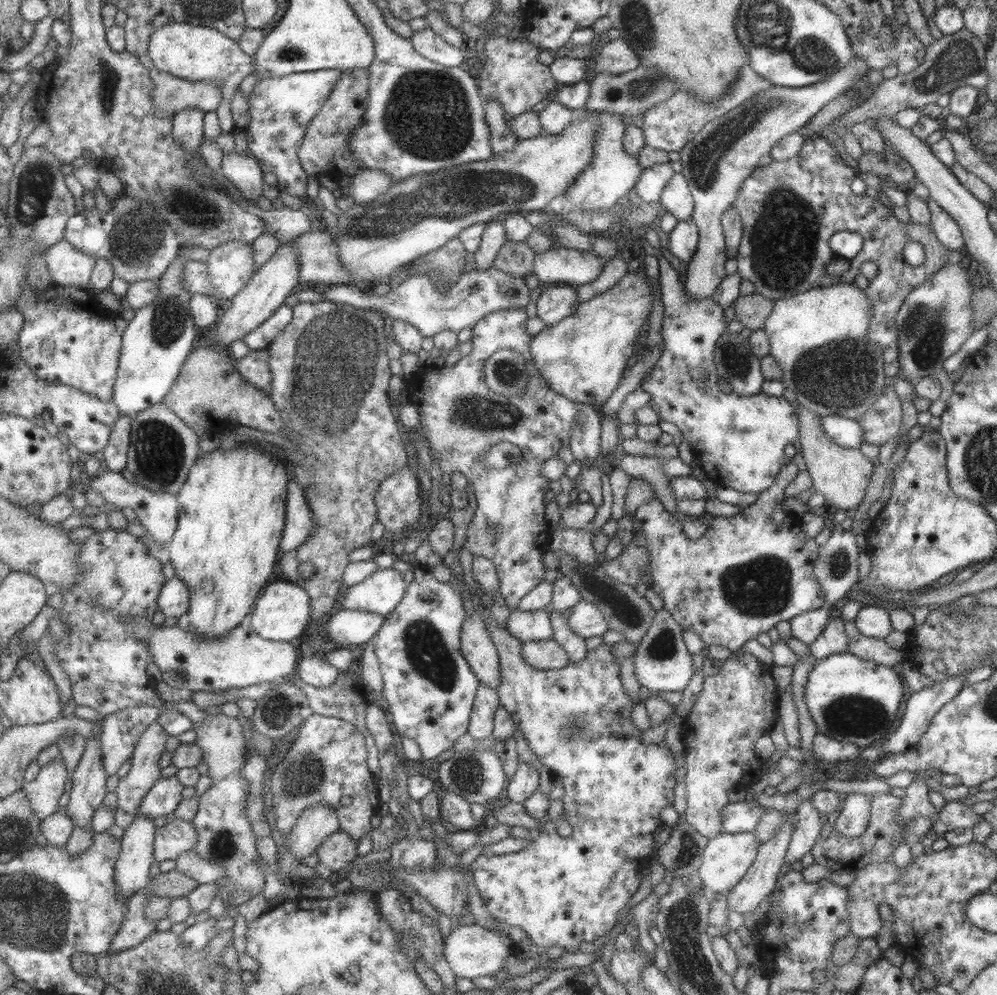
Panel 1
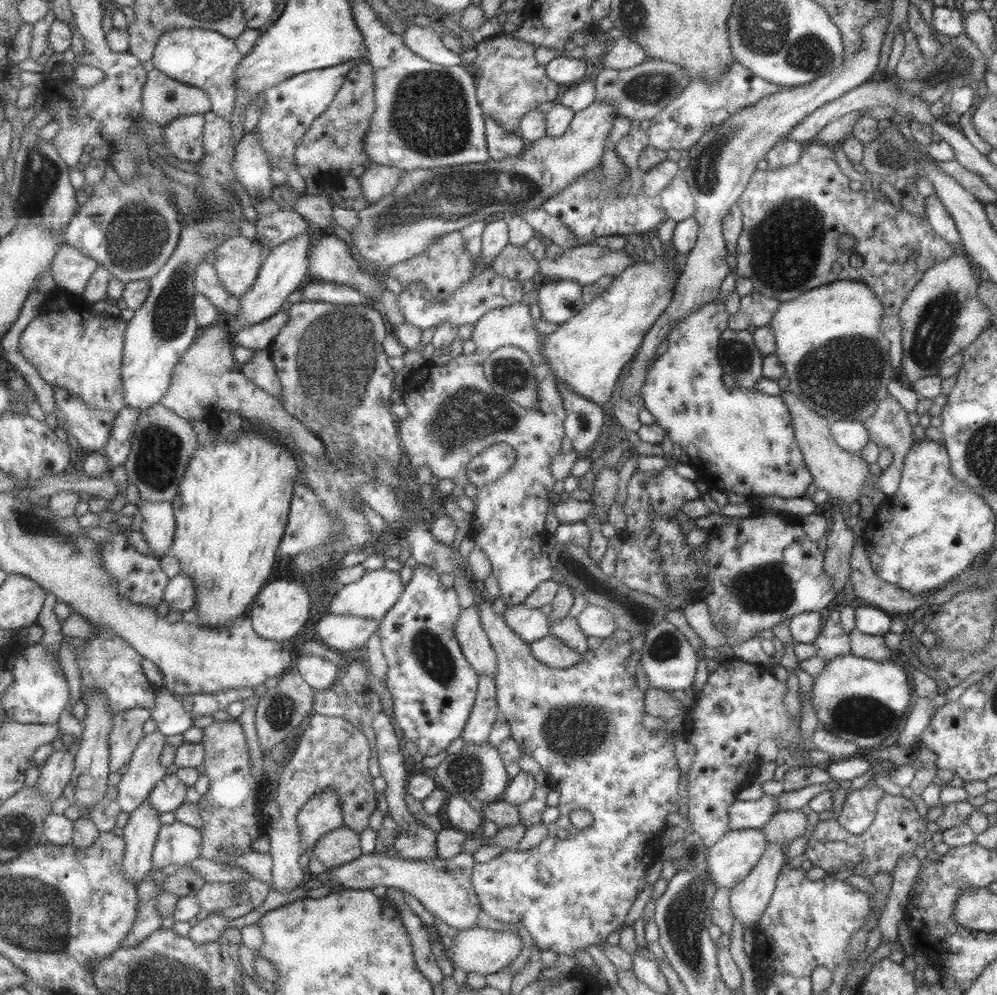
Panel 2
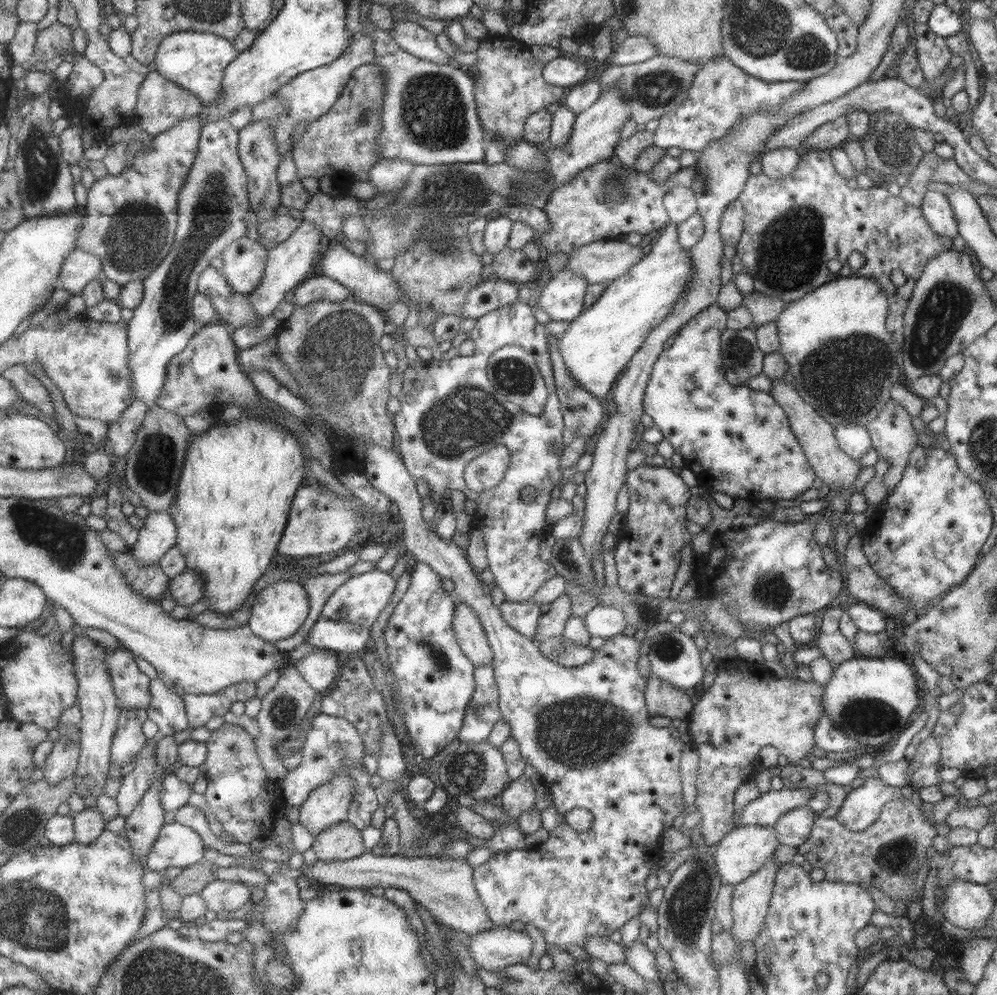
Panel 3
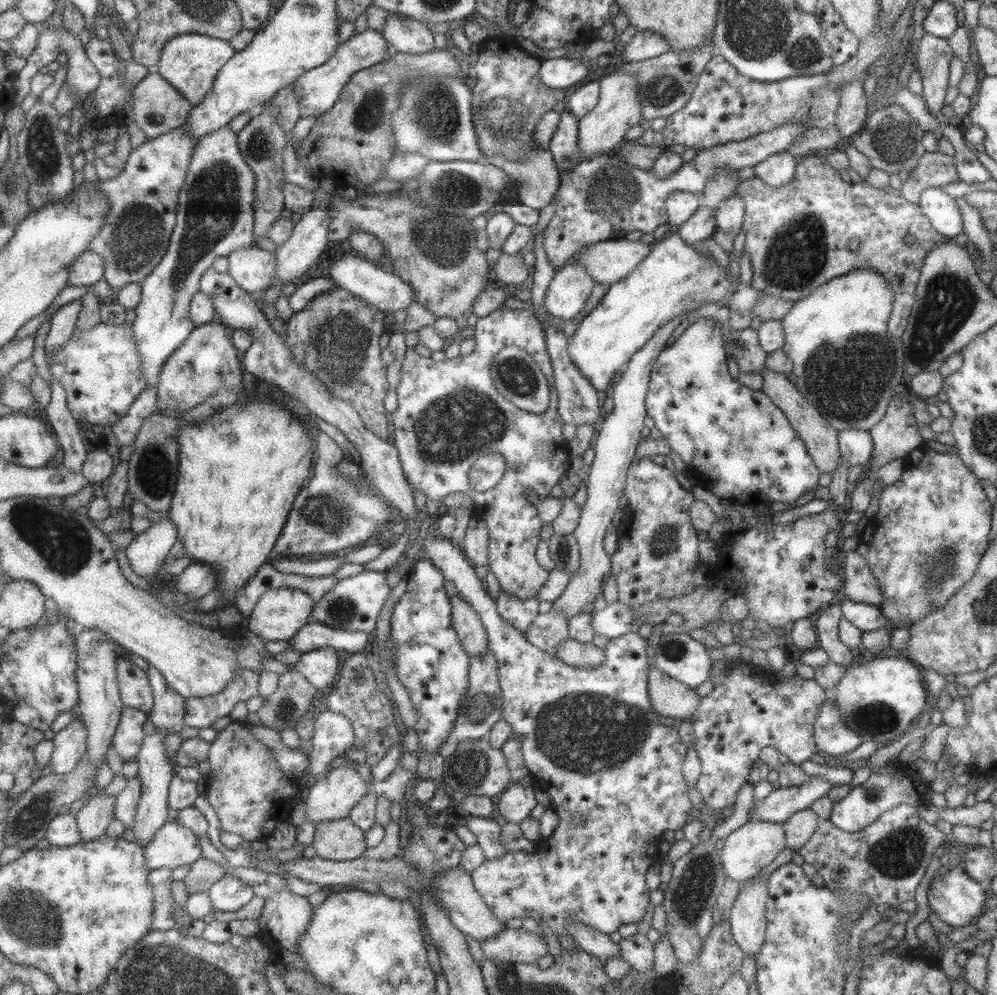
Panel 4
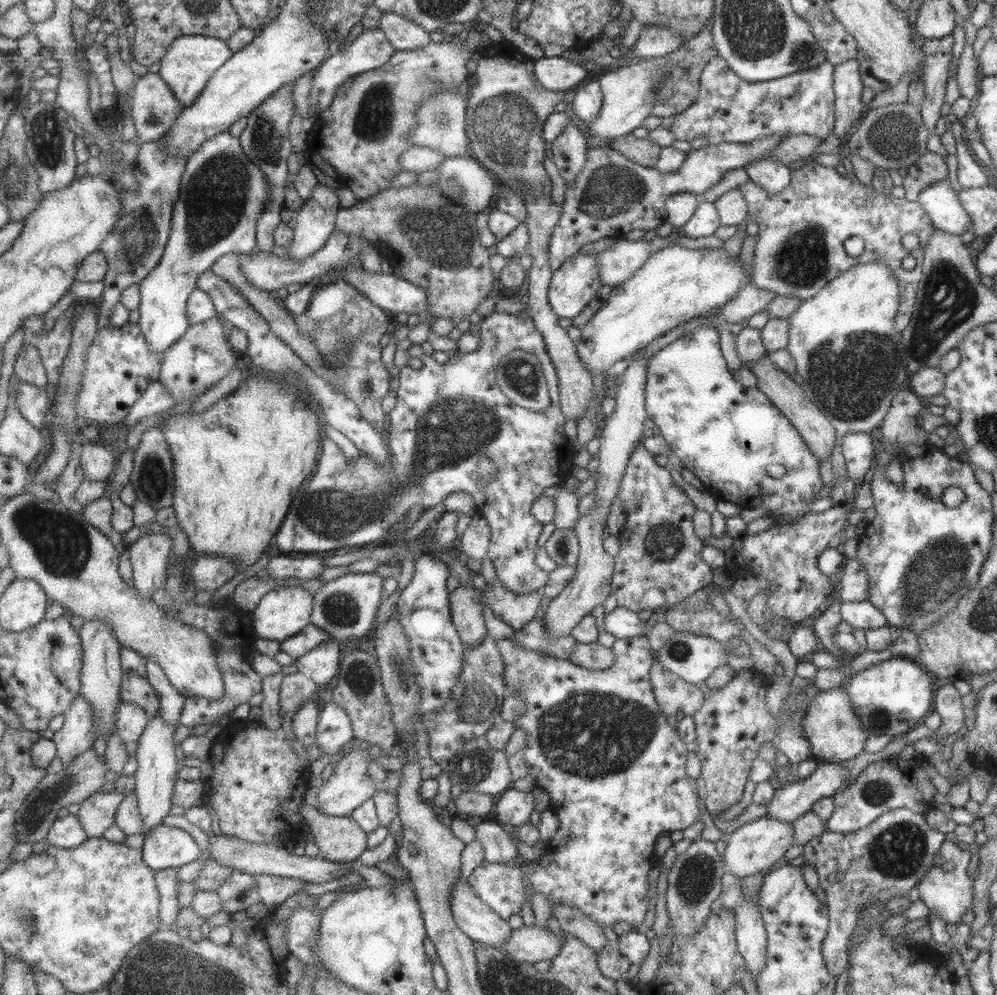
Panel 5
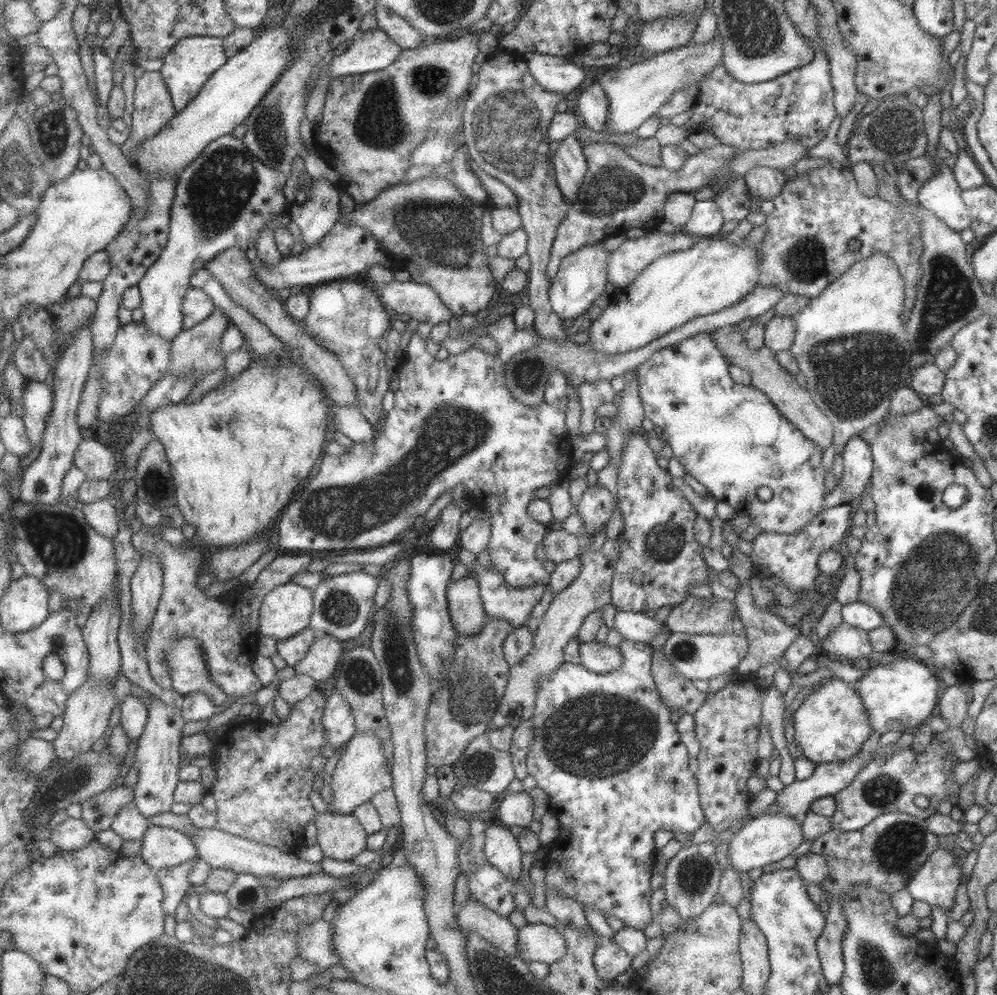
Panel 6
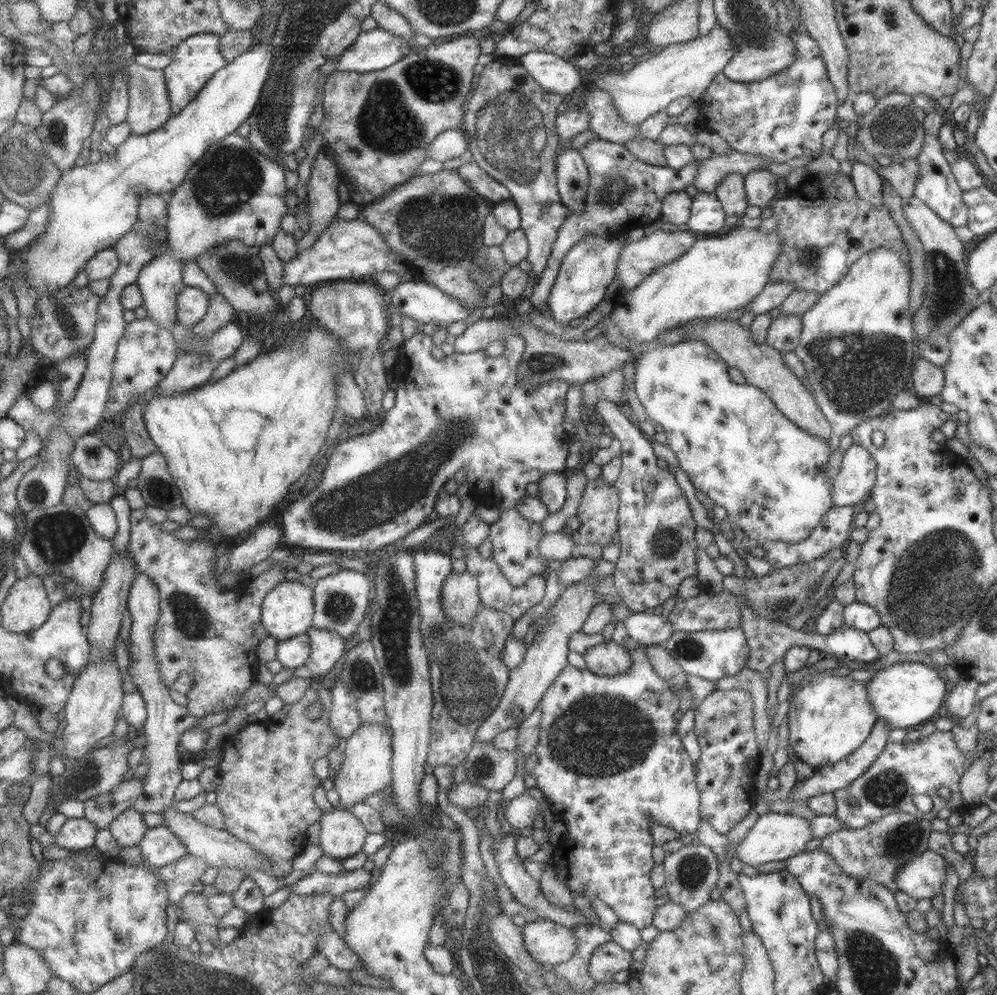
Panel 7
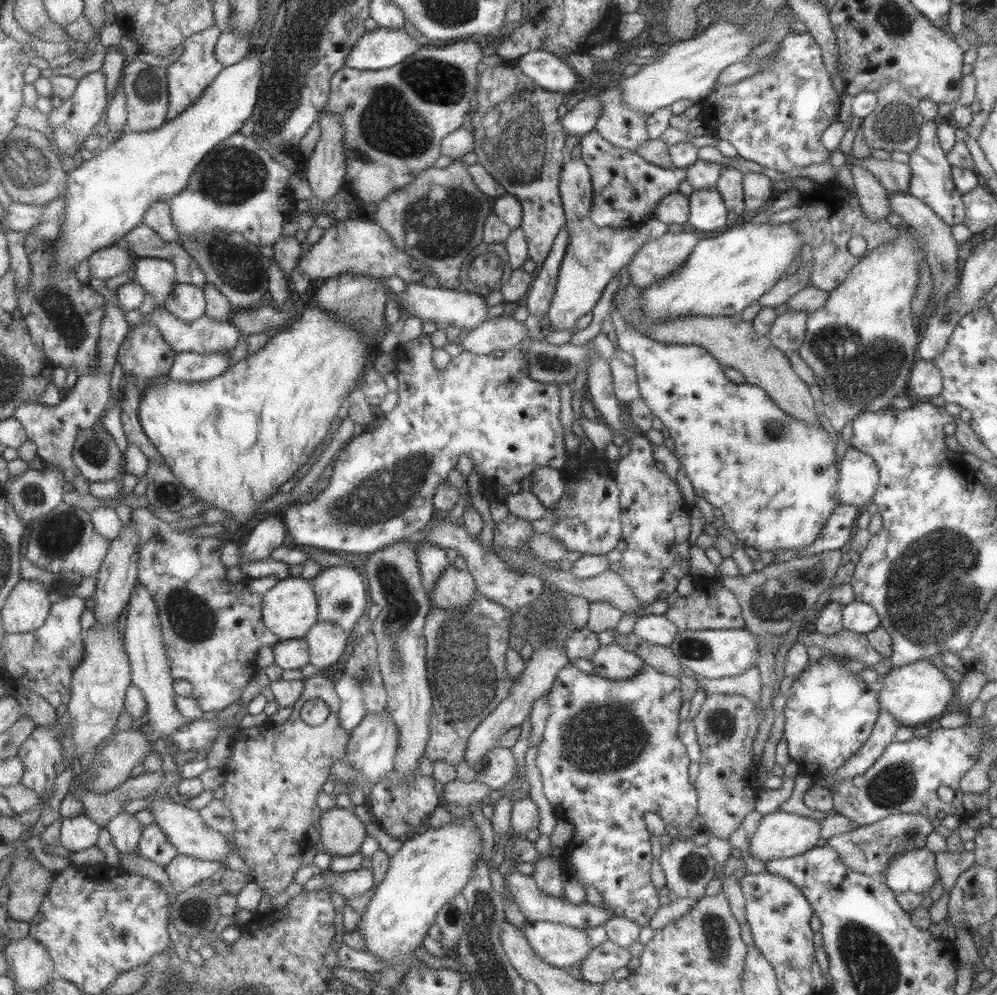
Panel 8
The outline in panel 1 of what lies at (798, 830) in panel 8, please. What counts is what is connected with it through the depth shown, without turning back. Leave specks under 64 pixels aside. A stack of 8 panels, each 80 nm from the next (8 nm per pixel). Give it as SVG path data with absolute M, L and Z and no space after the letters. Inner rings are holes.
M754 832L719 833L715 838L707 840L706 847L701 854L701 864L695 874L702 882L701 886L710 895L717 893L726 894L745 874L749 865L755 860L758 846Z

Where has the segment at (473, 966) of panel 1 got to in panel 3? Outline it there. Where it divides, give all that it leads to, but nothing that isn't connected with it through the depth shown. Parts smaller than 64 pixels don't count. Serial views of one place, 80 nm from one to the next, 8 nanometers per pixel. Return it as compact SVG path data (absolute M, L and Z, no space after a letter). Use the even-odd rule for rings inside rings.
M495 926L471 936L467 949L476 966L494 972L512 964L523 963L531 956L531 938L523 928Z

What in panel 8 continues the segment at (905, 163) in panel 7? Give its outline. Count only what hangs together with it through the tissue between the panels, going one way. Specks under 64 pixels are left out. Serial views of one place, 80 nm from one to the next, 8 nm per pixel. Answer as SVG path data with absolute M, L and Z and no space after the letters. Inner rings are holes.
M850 157L847 165L849 167L855 165L855 167L869 171L888 194L895 192L908 193L911 171L909 171L909 165L907 164L893 162L891 159L875 160L875 158L868 157L855 160Z

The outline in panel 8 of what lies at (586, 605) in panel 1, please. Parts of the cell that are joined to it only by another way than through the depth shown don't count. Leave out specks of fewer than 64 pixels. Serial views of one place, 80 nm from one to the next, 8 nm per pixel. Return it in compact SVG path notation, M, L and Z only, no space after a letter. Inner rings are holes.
M645 614L635 618L632 632L641 641L669 647L678 630L664 615Z

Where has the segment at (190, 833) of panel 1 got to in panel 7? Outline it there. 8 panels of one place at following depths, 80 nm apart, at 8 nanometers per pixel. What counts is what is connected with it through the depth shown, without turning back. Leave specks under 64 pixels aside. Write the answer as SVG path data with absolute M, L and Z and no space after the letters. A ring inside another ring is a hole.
M165 824L151 827L138 846L145 862L158 869L177 862L189 853L182 838L173 834Z

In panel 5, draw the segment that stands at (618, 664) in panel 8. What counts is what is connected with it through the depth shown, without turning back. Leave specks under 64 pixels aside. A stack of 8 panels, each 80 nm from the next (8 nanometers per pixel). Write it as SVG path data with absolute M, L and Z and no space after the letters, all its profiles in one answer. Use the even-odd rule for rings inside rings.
M595 641L593 643L575 642L569 661L586 670L603 671L613 666L615 654L611 654L611 647L605 648L601 644L596 644Z

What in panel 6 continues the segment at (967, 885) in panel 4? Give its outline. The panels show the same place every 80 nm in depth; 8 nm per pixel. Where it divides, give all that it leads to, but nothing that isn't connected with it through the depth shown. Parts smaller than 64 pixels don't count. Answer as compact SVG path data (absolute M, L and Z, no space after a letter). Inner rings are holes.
M944 848L935 849L927 856L924 863L918 866L915 872L911 873L907 884L905 884L905 890L907 890L907 893L909 893L913 900L922 900L930 906L940 906L948 915L953 897L961 882L959 877L964 875L959 869L959 859L961 858L956 858L952 852Z

